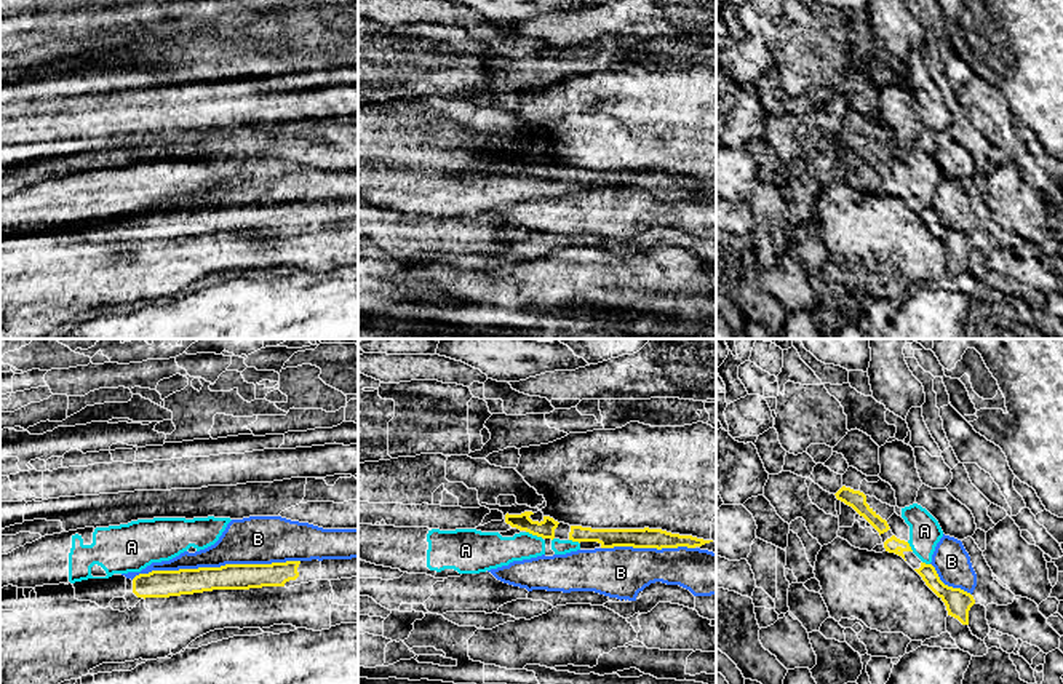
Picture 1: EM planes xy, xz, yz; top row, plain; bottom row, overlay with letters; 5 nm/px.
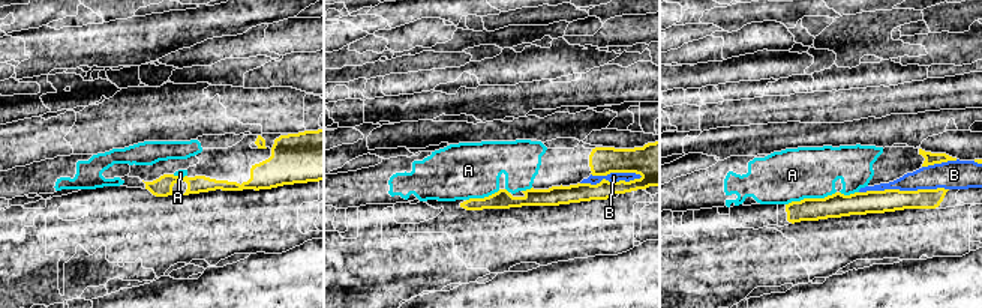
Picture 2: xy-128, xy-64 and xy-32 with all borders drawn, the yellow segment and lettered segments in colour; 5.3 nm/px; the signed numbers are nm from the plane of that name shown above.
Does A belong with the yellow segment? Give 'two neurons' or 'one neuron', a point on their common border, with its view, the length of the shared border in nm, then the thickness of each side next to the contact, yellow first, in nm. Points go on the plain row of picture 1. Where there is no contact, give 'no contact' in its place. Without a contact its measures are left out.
one neuron | xz (534, 176) | 100 nm | 90/190 nm

